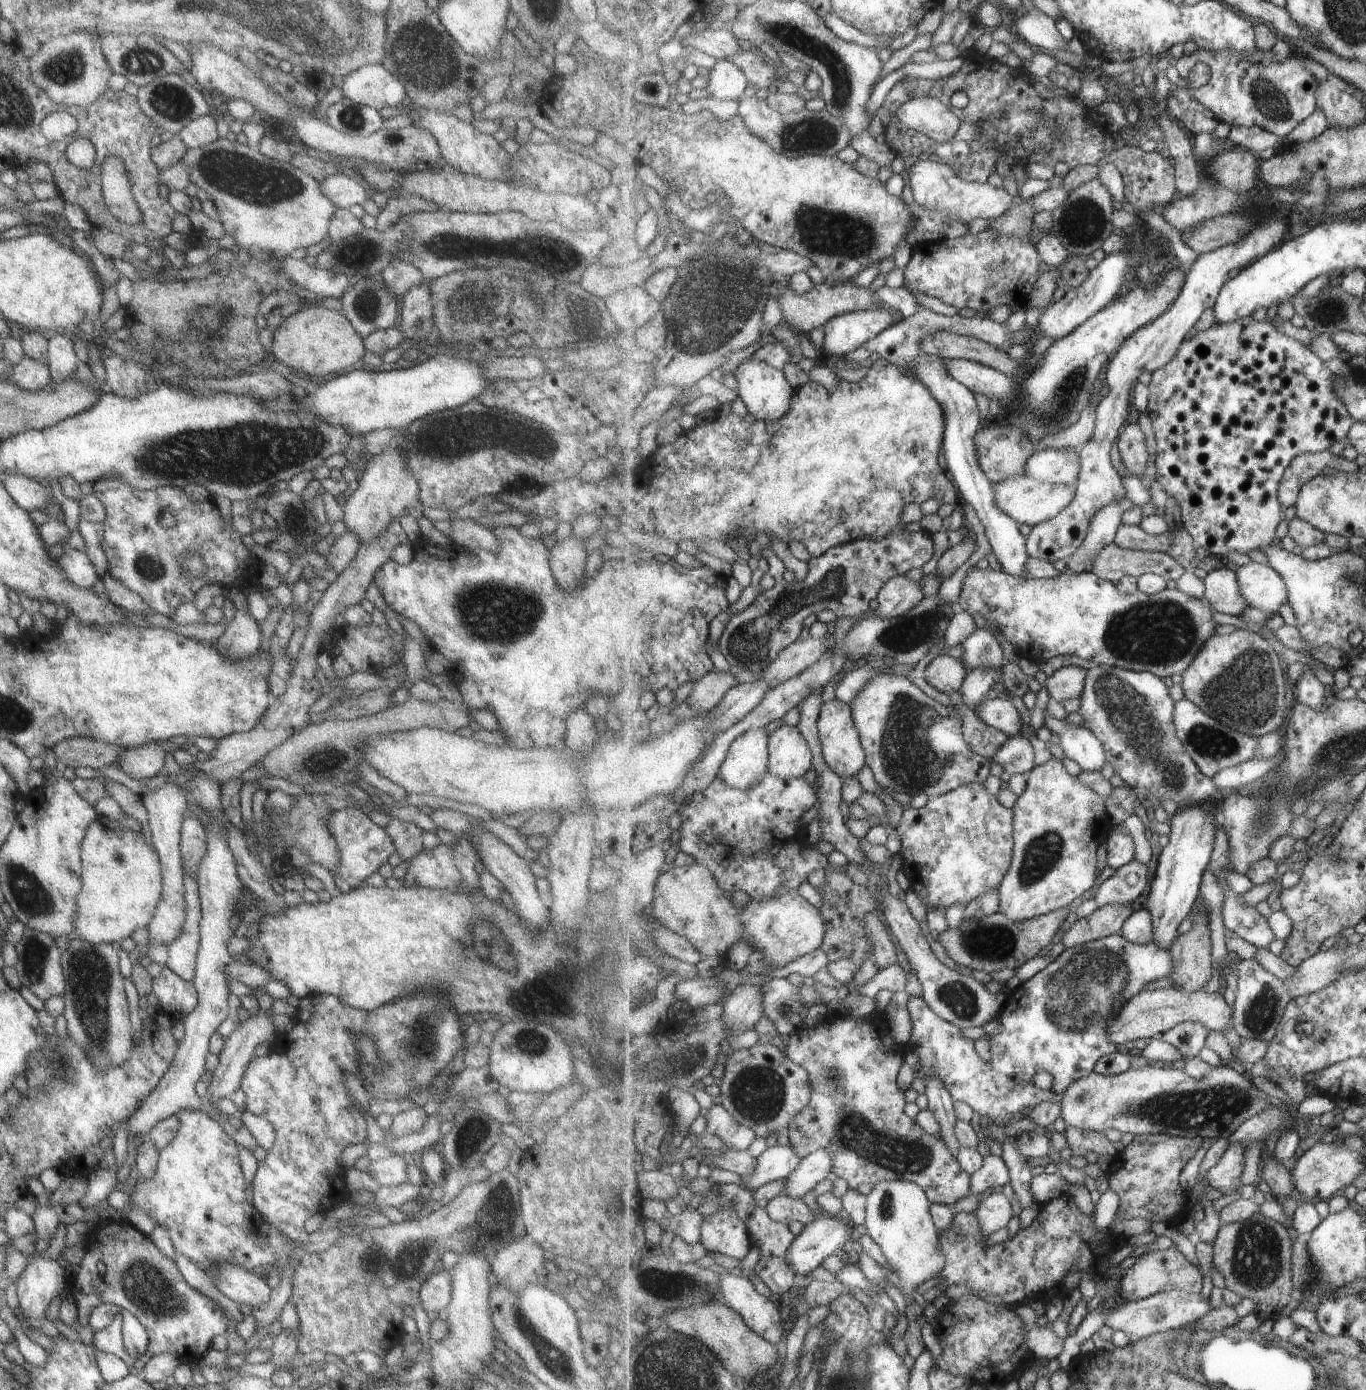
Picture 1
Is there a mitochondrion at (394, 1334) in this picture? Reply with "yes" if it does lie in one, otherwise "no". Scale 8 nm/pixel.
no

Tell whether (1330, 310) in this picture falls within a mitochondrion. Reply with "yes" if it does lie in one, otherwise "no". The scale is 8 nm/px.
yes

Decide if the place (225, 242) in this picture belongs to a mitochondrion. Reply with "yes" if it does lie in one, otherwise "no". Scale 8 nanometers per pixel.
no

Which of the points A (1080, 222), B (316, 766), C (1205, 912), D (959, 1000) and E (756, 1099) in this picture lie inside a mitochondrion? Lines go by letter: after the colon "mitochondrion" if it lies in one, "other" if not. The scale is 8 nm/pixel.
A: mitochondrion
B: mitochondrion
C: other
D: mitochondrion
E: mitochondrion

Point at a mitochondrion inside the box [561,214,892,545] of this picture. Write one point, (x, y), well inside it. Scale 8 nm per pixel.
(718, 292)

